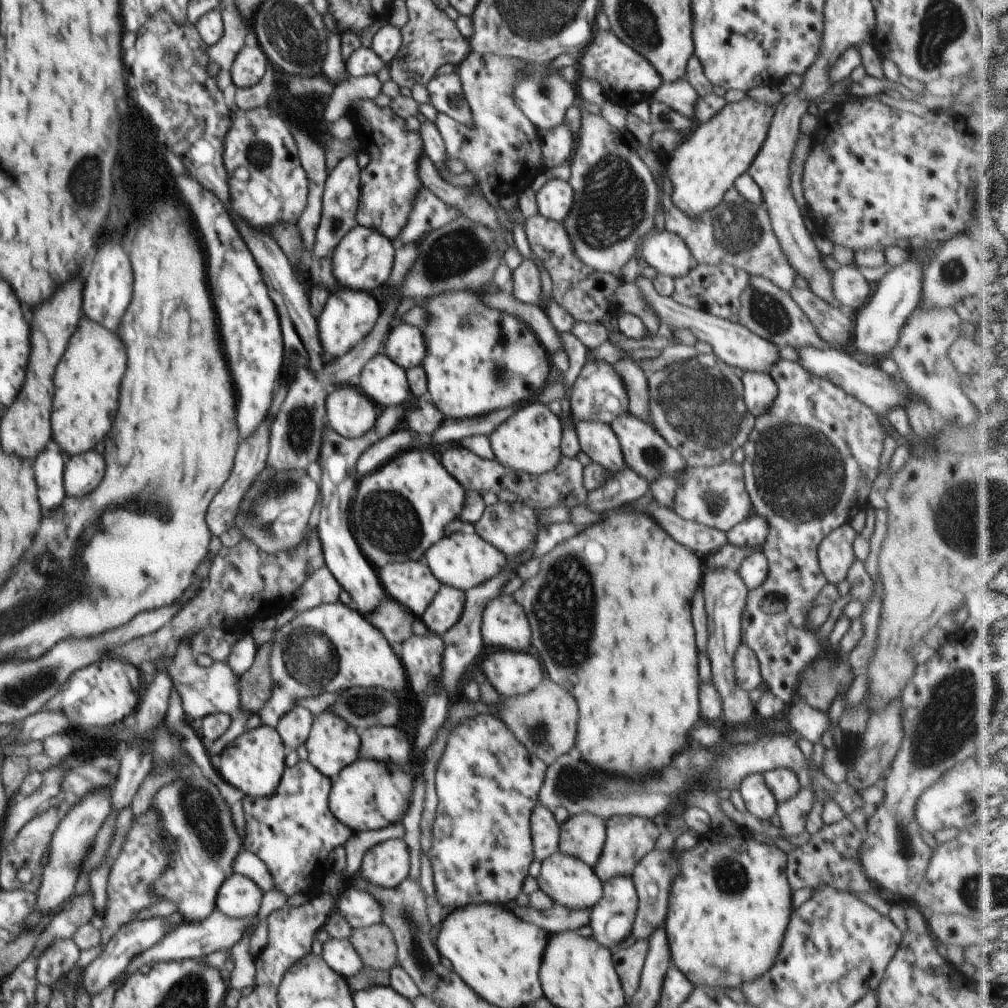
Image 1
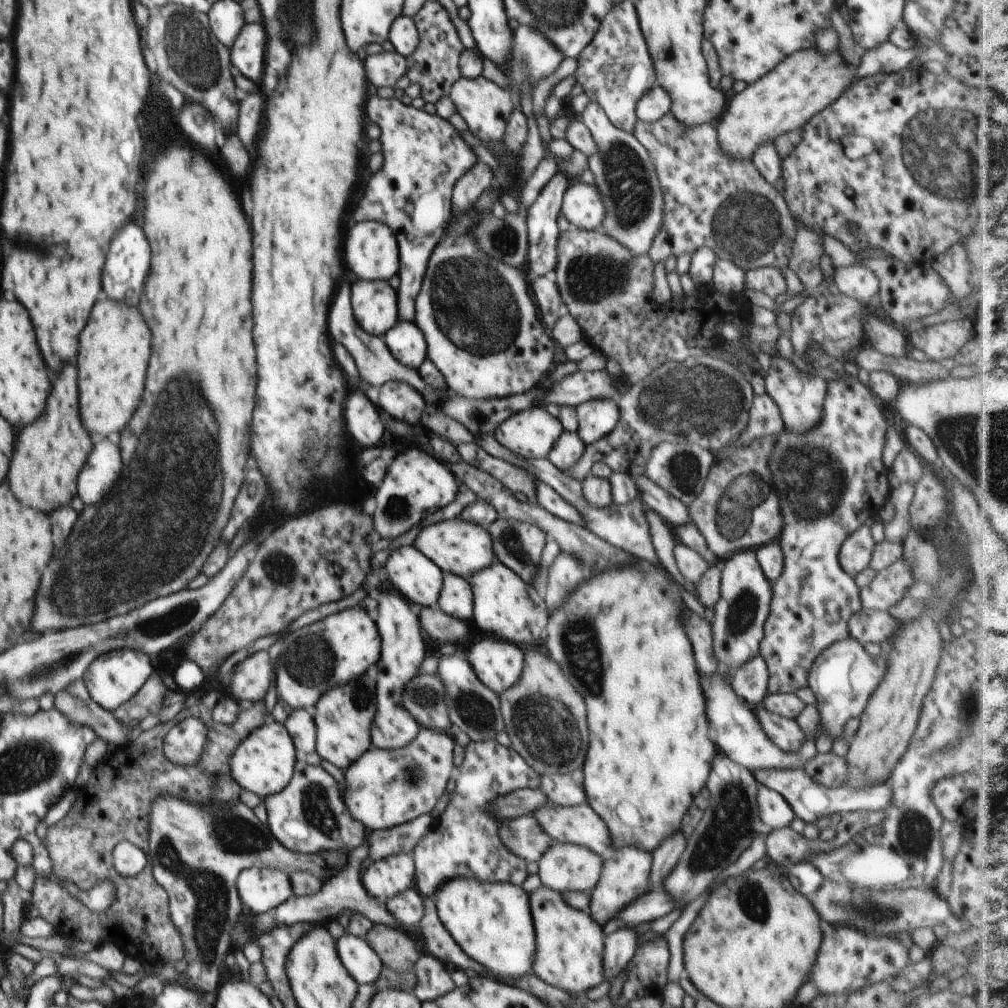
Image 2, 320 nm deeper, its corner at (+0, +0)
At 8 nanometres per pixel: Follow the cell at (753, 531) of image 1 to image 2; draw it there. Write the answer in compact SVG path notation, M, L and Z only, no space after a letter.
M748 549L733 553L721 570L721 587L718 602L712 607L712 650L718 664L728 671L744 666L759 654L764 638L764 627L770 612L772 583L766 578L755 551Z

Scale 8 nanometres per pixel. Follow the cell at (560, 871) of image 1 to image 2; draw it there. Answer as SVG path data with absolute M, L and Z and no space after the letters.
M554 841L553 845L546 849L538 861L538 875L544 886L559 893L566 892L588 892L592 890L599 881L603 858L586 847L574 844Z

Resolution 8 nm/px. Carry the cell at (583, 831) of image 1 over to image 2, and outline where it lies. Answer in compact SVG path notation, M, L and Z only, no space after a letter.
M548 800L545 805L538 807L532 816L538 821L542 830L554 841L574 843L586 847L592 852L599 854L604 861L615 853L605 822L592 810L588 802L586 804L562 806Z

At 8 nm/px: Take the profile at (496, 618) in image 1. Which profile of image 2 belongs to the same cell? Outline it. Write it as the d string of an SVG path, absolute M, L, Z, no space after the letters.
M494 560L490 566L470 576L469 583L474 597L473 619L478 629L514 644L532 644L542 636L548 624L544 599L532 585L502 562Z

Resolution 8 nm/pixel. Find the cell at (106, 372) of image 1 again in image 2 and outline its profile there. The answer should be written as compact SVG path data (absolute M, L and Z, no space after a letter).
M106 296L98 298L90 320L80 334L78 346L78 388L80 414L90 432L110 436L130 422L142 402L146 368L152 354L152 334L136 306L122 306Z

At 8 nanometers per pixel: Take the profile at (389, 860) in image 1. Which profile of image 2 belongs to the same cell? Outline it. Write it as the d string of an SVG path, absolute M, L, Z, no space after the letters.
M398 853L381 858L364 867L363 887L381 903L394 898L415 884L415 864L412 855Z

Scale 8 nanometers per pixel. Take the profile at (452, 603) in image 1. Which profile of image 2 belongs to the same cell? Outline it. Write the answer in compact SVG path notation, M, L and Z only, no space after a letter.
M443 574L443 585L438 608L460 620L473 618L473 592L469 580L452 574Z

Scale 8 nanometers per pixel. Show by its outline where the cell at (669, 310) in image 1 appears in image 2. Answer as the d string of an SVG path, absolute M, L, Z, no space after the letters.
M779 353L772 357L770 370L762 375L765 380L766 392L778 405L786 430L793 433L807 433L819 425L827 393L827 382L824 379L802 372L791 362L783 359Z

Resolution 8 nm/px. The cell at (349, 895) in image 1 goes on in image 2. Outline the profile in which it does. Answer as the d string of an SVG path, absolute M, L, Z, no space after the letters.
M416 887L397 894L384 904L387 909L403 924L404 928L410 925L418 925L424 914L424 896L416 892Z

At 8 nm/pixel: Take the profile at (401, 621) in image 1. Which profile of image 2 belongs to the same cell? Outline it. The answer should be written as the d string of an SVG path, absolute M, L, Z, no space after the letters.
M426 607L419 614L424 636L434 642L458 642L468 634L468 623L442 612L439 608Z

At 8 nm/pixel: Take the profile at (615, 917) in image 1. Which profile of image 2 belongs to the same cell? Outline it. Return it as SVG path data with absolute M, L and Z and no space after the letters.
M628 925L606 936L603 952L604 982L609 984L612 978L616 978L629 965L637 951L638 939L636 928Z

